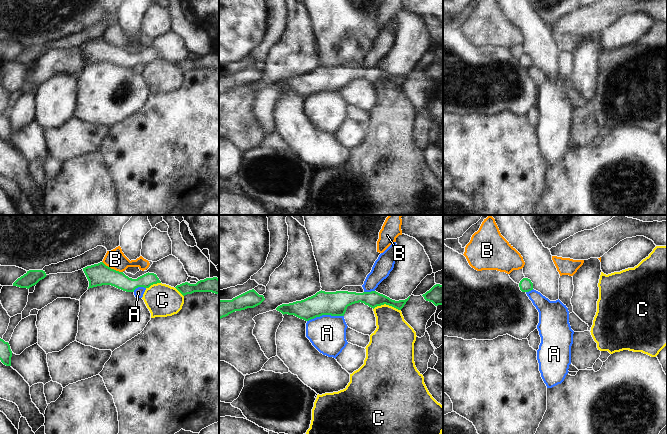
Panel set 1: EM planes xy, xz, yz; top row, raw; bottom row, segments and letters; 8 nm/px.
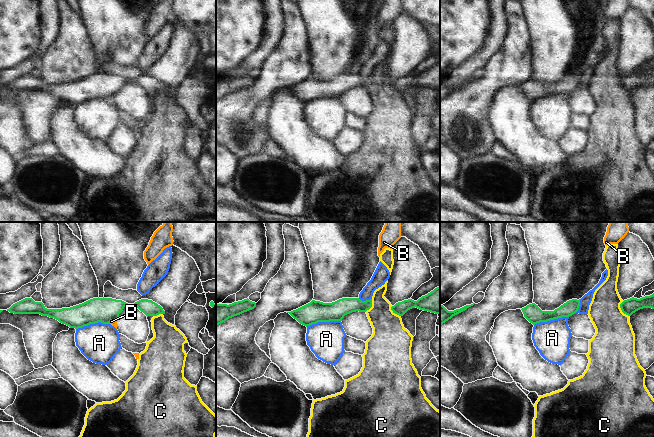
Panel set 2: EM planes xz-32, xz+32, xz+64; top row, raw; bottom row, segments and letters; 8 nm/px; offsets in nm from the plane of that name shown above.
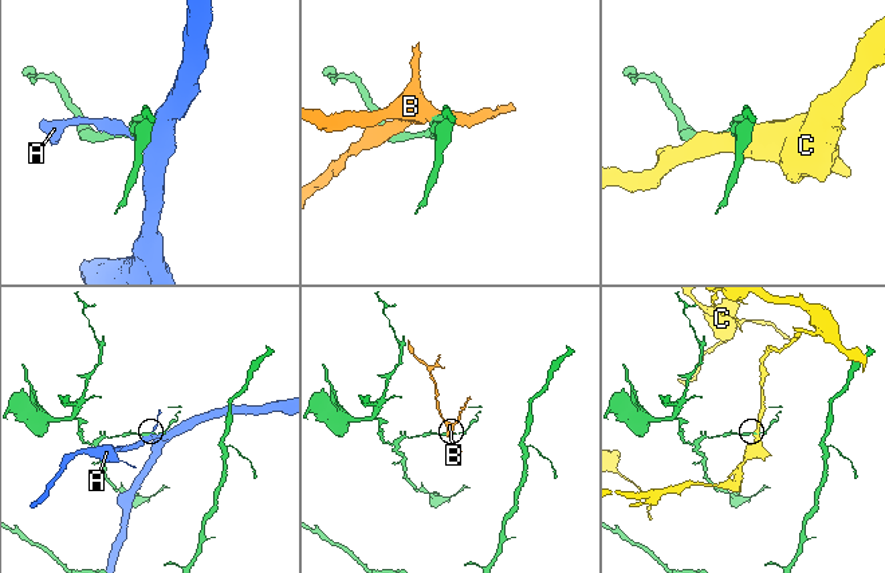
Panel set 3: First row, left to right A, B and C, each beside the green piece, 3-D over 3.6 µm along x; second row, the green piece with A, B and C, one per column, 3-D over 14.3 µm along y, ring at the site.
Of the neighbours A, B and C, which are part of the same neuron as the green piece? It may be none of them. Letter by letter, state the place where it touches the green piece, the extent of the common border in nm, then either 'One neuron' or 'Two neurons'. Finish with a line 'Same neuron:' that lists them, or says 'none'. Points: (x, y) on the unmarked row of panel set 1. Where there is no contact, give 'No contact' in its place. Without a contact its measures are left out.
A: Touches green at xz (325, 90). Shared border 300 nm. Two neurons
B: Touches green at xy (112, 45). Shared border 190 nm. Two neurons
C: Touches green at xz (387, 80). Shared border 220 nm. Two neurons
Same neuron: none

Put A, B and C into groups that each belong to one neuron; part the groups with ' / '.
A / B / C

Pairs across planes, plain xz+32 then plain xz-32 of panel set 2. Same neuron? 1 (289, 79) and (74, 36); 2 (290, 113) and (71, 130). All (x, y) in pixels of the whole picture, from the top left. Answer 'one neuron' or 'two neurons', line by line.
1: one neuron
2: one neuron

